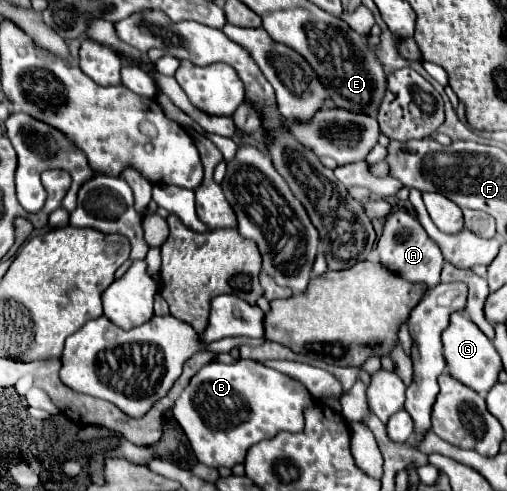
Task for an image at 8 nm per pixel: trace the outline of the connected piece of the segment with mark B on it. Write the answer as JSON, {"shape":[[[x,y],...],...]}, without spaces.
{"shape":[[[239,360],[235,364],[211,362],[181,392],[173,406],[173,416],[199,462],[213,468],[233,468],[245,462],[247,450],[253,444],[273,438],[281,430],[301,432],[305,426],[303,410],[309,406],[309,400],[311,394],[301,382],[253,360]]]}

